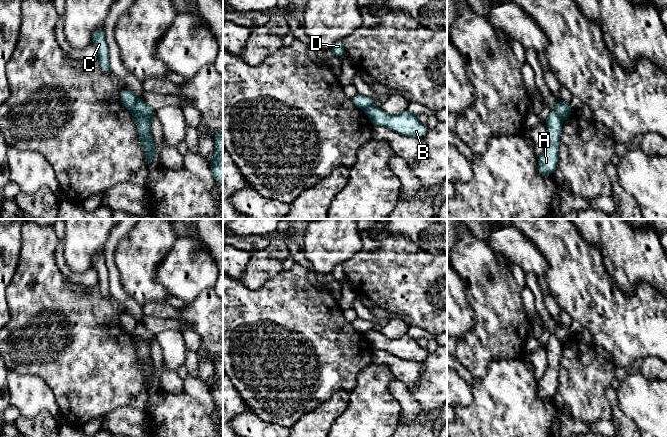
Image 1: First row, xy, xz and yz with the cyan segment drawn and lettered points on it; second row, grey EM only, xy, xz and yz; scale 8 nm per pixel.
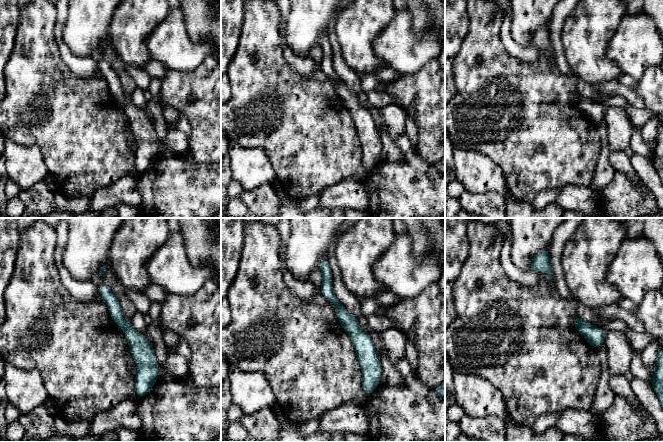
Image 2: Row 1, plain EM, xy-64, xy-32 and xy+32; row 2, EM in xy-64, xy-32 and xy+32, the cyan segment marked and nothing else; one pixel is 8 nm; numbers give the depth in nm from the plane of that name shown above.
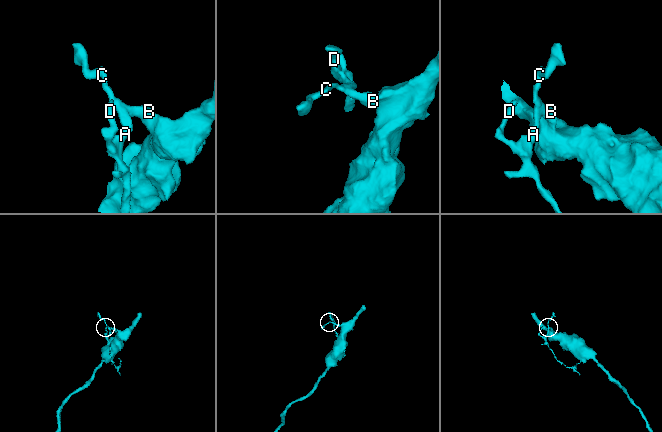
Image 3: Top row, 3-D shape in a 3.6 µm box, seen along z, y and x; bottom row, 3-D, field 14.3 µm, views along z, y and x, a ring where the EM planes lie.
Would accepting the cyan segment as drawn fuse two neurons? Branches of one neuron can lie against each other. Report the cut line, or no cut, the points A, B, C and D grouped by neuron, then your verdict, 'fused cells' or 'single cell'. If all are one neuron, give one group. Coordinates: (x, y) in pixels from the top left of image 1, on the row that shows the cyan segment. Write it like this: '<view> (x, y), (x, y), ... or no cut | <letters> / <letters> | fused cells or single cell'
xy (137, 99), (134, 108), (150, 119) | A C D / B | fused cells

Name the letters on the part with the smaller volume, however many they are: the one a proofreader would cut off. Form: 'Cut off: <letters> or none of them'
Cut off: A, C, D

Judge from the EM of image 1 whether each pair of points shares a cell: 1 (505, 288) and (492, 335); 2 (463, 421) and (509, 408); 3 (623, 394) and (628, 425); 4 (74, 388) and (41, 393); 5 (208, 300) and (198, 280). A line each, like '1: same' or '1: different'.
1: same
2: same
3: different
4: different
5: different

